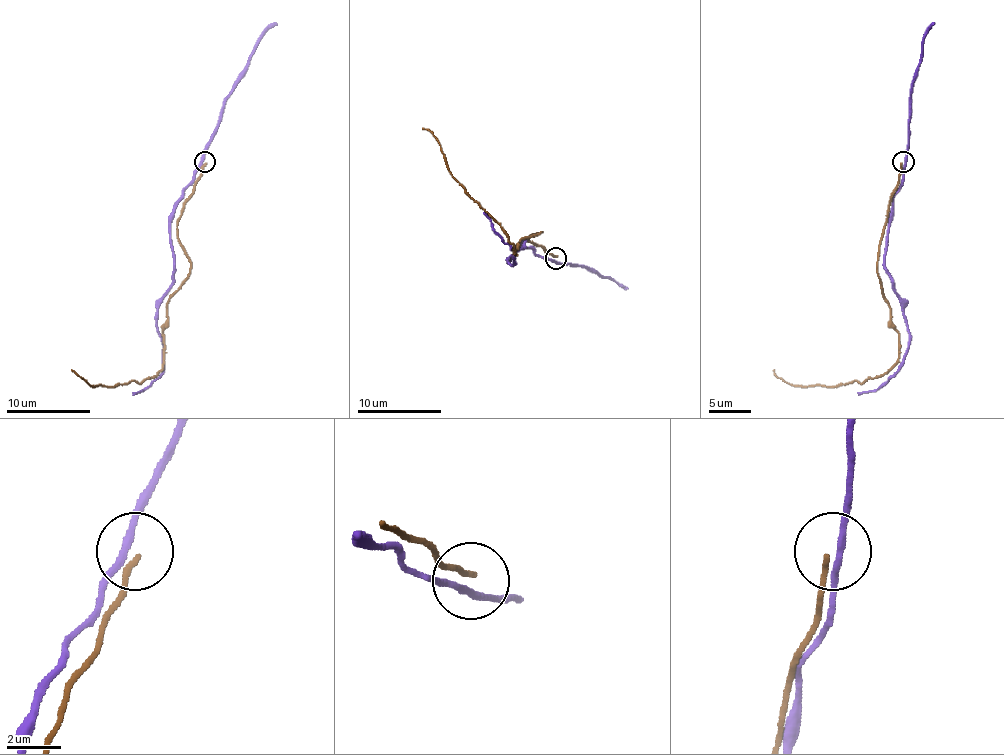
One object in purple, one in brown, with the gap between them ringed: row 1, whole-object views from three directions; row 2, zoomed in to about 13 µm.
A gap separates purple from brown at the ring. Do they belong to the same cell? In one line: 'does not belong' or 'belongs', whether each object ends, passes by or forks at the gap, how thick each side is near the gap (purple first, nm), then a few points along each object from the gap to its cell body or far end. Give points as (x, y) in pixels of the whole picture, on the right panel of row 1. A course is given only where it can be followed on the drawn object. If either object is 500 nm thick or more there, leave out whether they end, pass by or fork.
does not belong; purple passes by; brown ends; calibres 260 and 200 nm; course purple (904, 161), (904, 180), (887, 220), (885, 273), (900, 298), (908, 351), (896, 372), (877, 389), (858, 395); course brown (902, 163), (877, 262), (889, 325), (898, 334), (898, 359), (877, 376), (835, 387), (788, 384), (773, 370)

